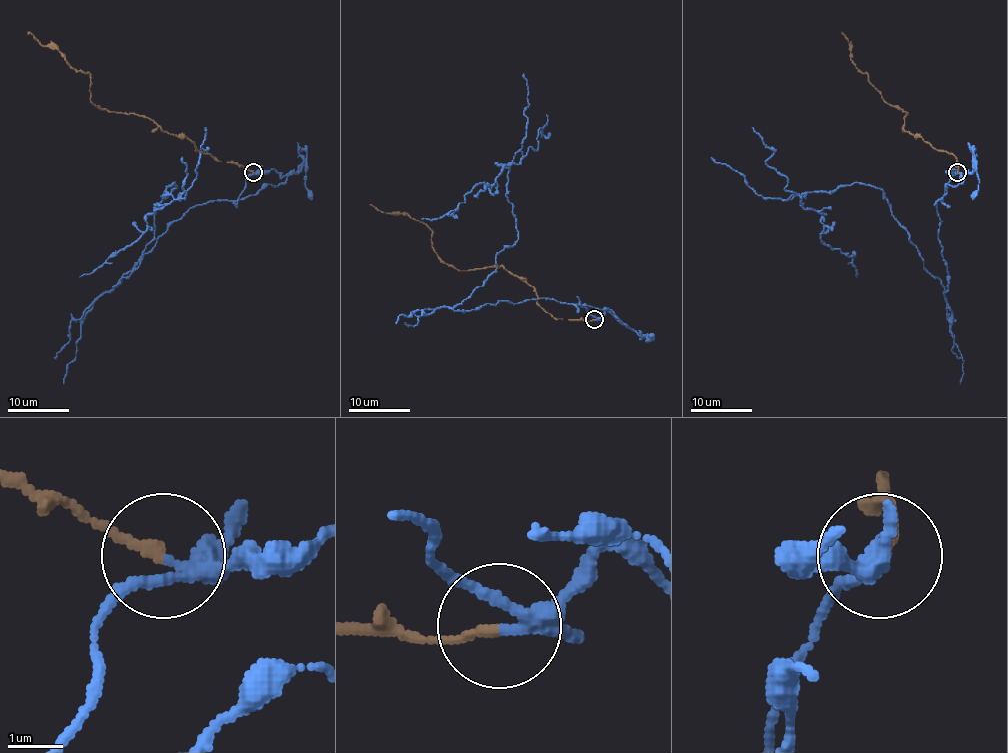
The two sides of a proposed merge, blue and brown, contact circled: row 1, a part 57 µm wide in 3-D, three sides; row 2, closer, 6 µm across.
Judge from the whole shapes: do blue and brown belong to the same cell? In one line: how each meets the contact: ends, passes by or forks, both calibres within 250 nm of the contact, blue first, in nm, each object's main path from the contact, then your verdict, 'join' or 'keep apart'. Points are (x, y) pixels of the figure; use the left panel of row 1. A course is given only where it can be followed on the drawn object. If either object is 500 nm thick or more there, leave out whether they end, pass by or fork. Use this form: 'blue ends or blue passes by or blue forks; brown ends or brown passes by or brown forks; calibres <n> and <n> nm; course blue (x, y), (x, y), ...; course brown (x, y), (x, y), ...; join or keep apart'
blue forks; brown ends; calibres 200 and 200 nm; course blue (253, 172), (236, 200), (176, 220), (114, 286), (139, 265), (171, 184), (179, 198), (80, 277); course brown (253, 172), (196, 150), (151, 119), (103, 110), (91, 101), (88, 73), (27, 31); keep apart

